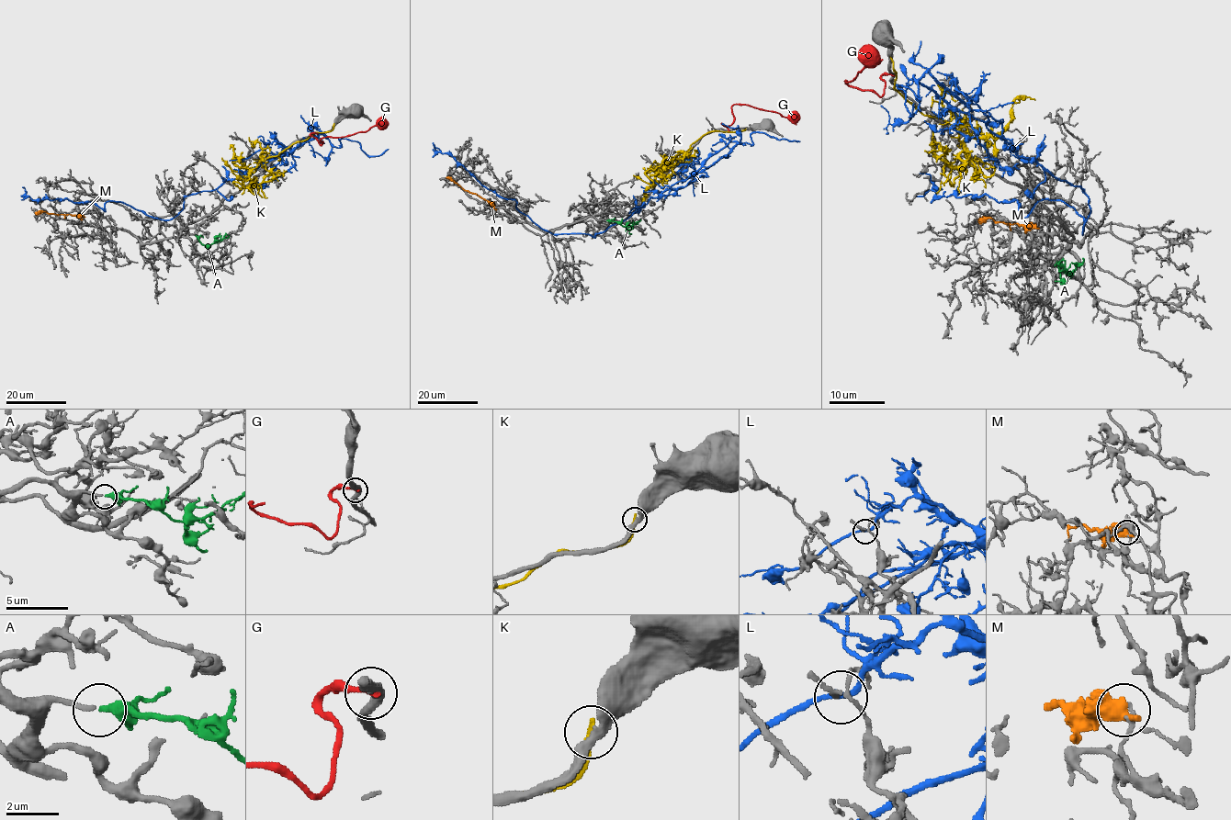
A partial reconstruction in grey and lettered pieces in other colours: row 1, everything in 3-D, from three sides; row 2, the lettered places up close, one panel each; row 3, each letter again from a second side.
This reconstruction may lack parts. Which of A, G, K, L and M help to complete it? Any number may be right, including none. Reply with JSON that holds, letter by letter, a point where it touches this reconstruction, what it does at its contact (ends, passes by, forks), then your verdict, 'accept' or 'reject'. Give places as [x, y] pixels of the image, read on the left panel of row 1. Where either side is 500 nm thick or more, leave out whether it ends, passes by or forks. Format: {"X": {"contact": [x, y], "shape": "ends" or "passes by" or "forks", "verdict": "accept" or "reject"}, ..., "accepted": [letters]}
{"A": {"contact": [195, 235], "shape": "ends", "verdict": "accept"}, "G": {"contact": [317, 133], "shape": "ends", "verdict": "reject"}, "K": {"contact": [333, 125], "shape": "ends", "verdict": "reject"}, "L": {"contact": [263, 149], "shape": "passes by", "verdict": "reject"}, "M": {"contact": [82, 216], "verdict": "reject"}, "accepted": ["A"]}

